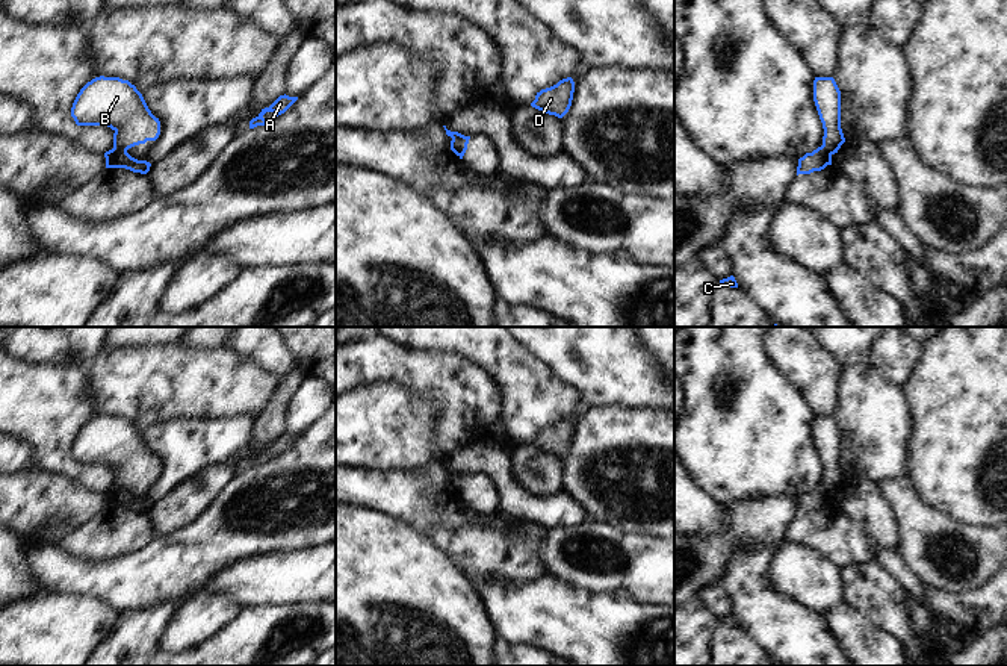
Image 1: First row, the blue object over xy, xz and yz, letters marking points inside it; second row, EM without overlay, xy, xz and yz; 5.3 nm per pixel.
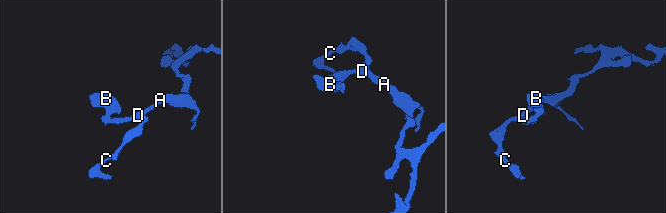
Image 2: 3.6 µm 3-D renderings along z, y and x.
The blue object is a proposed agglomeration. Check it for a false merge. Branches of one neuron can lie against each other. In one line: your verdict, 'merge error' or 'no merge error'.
merge error

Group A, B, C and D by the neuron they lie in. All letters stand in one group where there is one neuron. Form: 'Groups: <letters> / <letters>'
Groups: A C D / B

